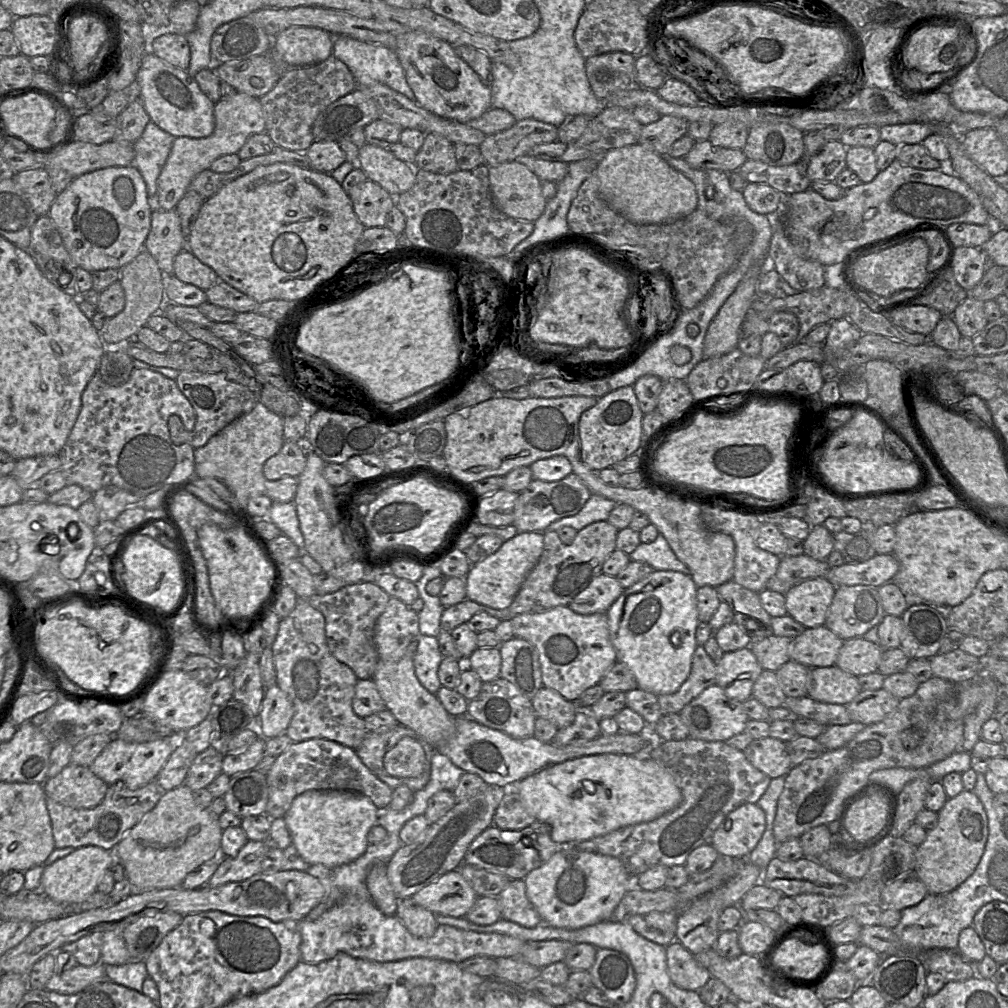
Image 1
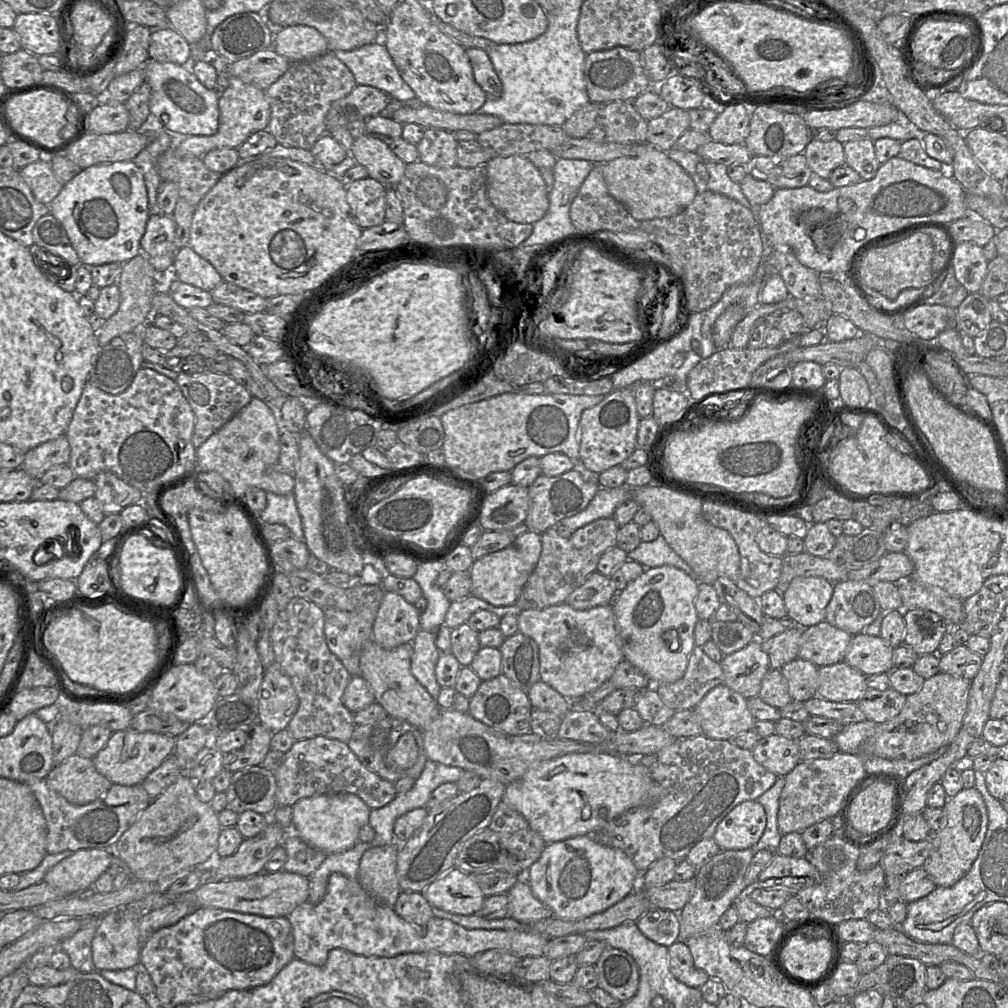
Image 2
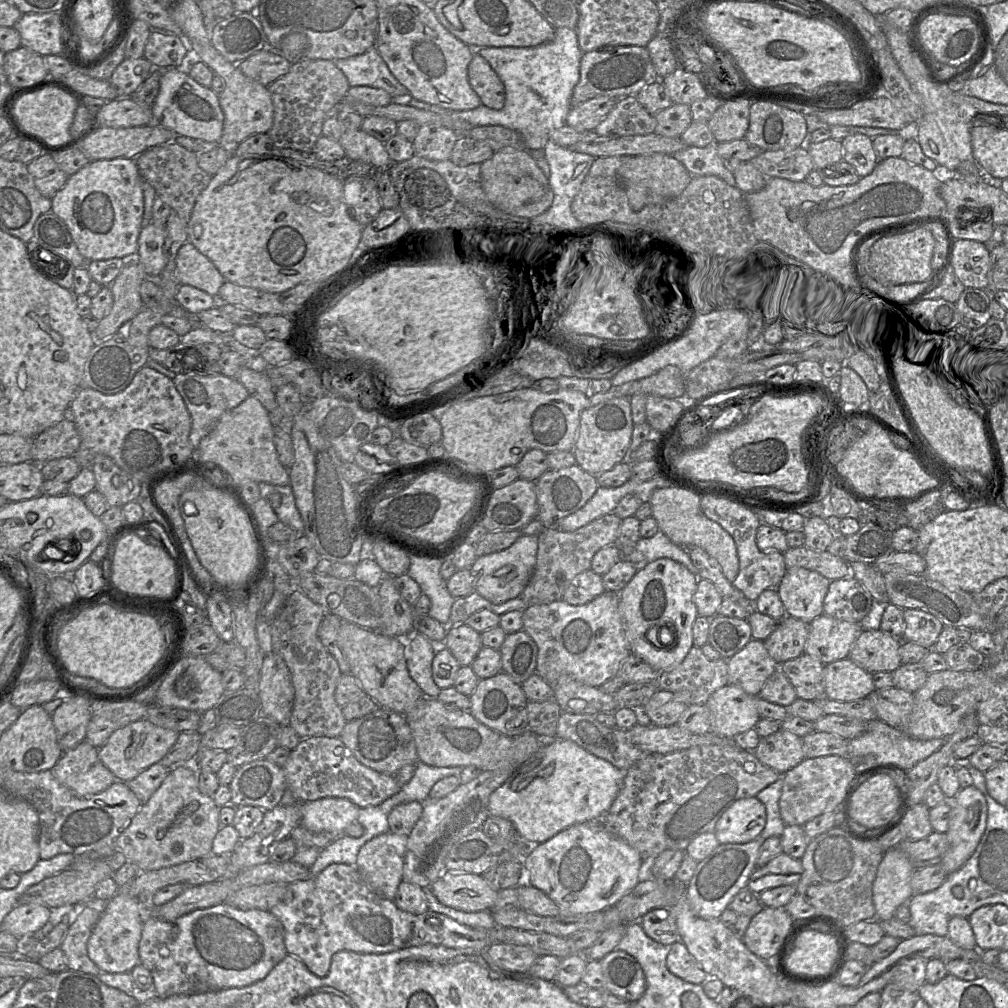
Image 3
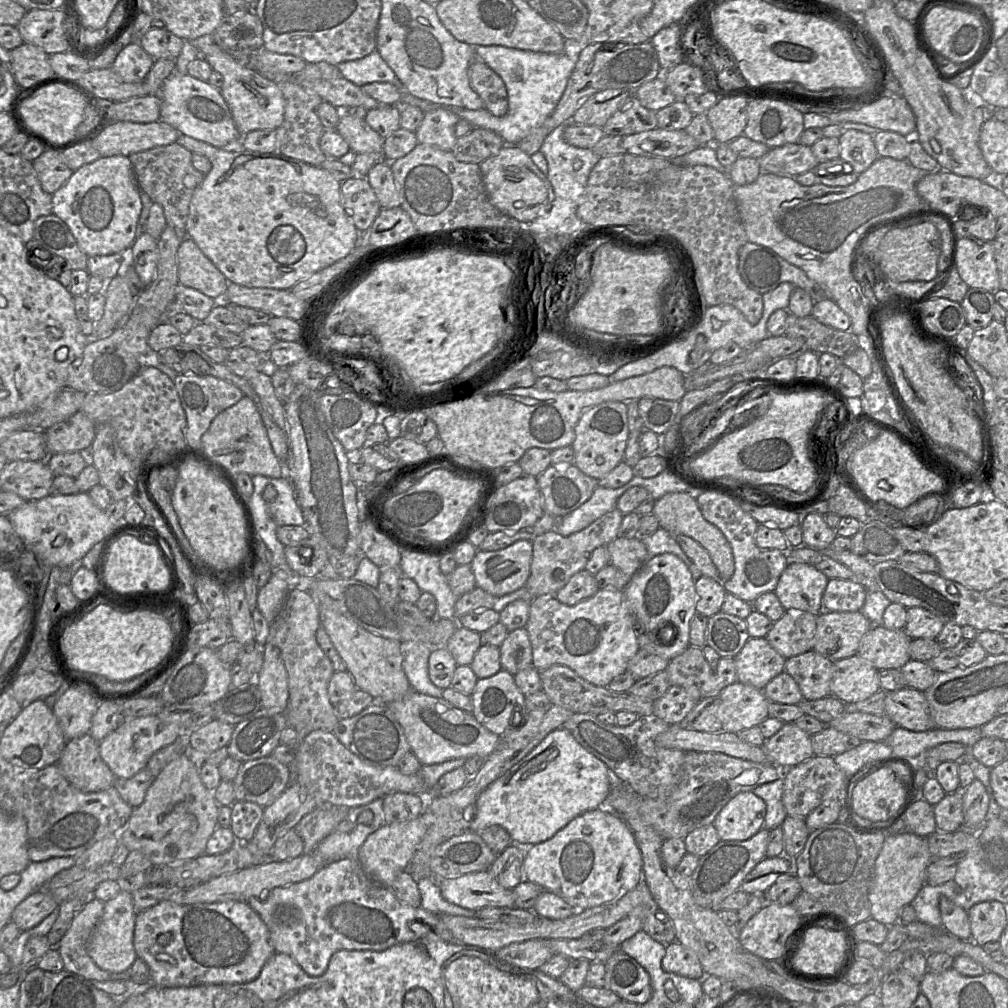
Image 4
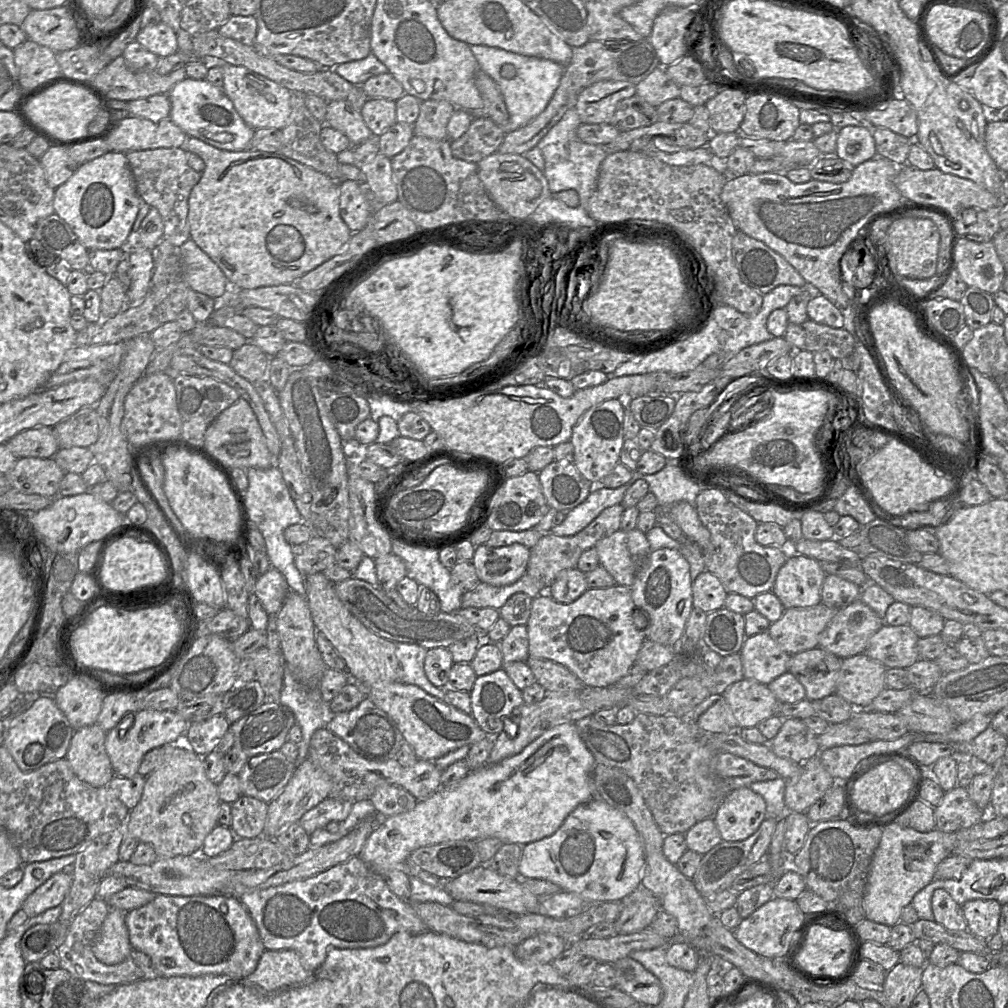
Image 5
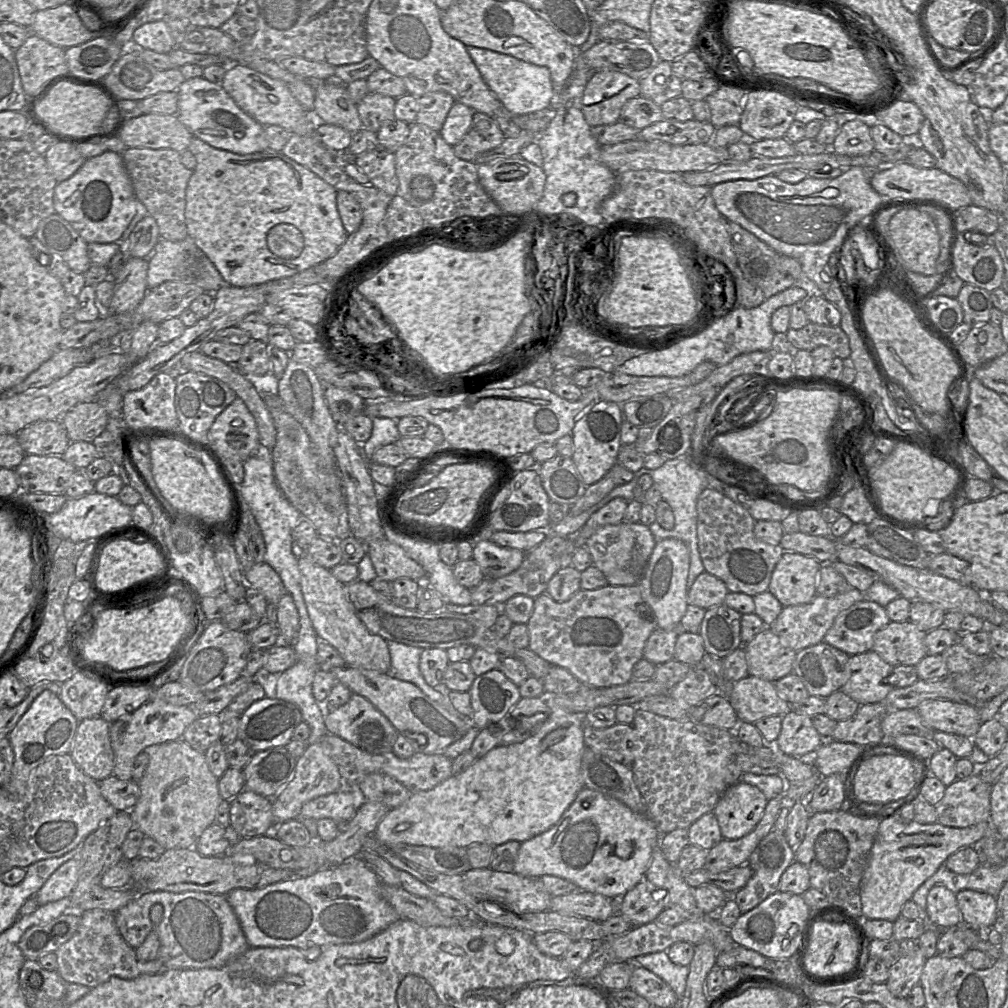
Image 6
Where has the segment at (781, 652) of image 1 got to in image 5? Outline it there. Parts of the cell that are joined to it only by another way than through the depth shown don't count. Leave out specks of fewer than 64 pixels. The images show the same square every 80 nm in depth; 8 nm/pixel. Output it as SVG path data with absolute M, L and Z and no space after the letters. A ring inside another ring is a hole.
M823 603L810 607L794 607L784 610L782 616L770 624L768 633L790 655L818 647L821 633L841 608L831 608Z

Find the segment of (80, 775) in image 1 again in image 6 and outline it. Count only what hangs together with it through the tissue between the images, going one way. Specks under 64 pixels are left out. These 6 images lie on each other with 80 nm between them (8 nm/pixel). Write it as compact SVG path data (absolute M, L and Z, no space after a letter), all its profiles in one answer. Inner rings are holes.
M101 716L79 721L70 751L75 764L97 782L113 774L115 756L109 737L110 725Z

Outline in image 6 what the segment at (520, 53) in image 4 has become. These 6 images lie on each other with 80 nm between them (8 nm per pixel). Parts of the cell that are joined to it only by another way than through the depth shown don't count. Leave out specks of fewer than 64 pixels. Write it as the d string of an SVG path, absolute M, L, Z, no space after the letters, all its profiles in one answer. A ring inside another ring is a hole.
M466 46L466 49L487 86L513 114L530 114L553 104L554 88L548 68L485 48Z

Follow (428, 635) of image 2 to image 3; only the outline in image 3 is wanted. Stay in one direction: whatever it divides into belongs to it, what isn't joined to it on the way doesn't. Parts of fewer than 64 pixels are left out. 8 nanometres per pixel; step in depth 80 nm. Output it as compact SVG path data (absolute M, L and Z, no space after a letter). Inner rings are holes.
M414 632L406 639L409 675L429 698L437 698L441 691L432 678L432 662L437 651L438 646L422 633Z

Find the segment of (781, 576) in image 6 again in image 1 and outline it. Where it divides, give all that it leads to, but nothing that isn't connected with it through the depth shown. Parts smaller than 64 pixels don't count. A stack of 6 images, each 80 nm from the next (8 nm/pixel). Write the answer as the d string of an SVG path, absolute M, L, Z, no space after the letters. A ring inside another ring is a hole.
M817 577L805 580L789 589L785 594L787 614L805 628L822 626L826 621L826 614L835 595L836 585L827 577Z

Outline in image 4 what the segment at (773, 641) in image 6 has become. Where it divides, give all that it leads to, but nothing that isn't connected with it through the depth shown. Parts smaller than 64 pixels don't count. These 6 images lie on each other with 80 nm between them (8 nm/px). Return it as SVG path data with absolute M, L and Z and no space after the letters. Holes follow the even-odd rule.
M749 638L734 657L738 682L759 690L784 671L786 658L764 638Z

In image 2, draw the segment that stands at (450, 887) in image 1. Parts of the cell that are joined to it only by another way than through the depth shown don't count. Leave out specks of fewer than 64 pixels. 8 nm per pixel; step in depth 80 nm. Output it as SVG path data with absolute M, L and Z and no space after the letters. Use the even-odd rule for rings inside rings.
M453 868L423 892L431 907L459 915L473 915L483 906L485 895L474 876Z

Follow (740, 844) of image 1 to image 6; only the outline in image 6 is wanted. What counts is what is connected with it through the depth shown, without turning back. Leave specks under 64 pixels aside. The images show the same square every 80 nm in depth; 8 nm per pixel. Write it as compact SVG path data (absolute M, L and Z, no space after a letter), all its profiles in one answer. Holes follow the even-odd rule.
M740 780L730 786L713 810L722 838L736 840L748 834L762 818L767 802L754 785Z

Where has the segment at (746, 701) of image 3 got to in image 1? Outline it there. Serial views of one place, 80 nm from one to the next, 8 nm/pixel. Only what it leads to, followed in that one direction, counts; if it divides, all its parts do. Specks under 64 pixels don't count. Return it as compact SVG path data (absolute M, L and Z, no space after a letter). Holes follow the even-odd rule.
M719 685L706 688L679 712L688 727L689 737L705 741L726 741L745 731L749 721L741 702L729 698Z

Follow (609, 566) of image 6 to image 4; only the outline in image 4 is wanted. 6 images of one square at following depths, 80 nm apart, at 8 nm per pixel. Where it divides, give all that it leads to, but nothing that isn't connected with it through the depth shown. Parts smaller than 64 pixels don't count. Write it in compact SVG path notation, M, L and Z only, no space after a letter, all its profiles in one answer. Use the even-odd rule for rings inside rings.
M618 536L606 547L609 553L609 564L612 564L630 578L648 559L648 551L642 537L627 539Z

